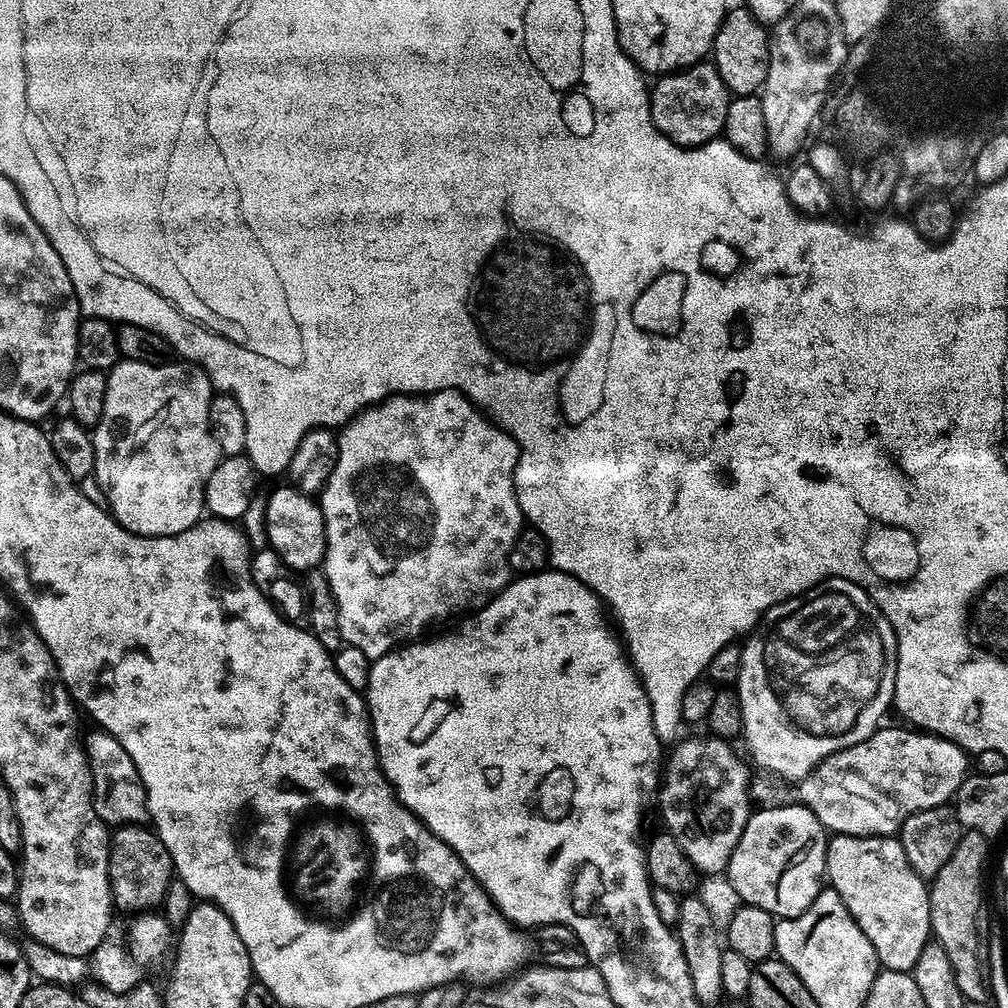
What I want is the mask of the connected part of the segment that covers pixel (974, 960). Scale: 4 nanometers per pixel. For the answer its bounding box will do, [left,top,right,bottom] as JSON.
[928,831,990,1005]

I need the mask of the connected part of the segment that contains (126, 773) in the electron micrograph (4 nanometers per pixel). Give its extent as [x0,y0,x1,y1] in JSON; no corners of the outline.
[82,731,148,826]

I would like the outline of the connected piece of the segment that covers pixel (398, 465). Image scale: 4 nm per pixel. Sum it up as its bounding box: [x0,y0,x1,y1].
[318,388,526,661]

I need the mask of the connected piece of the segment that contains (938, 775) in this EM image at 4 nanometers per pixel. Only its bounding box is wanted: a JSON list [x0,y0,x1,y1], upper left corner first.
[797,726,970,836]

